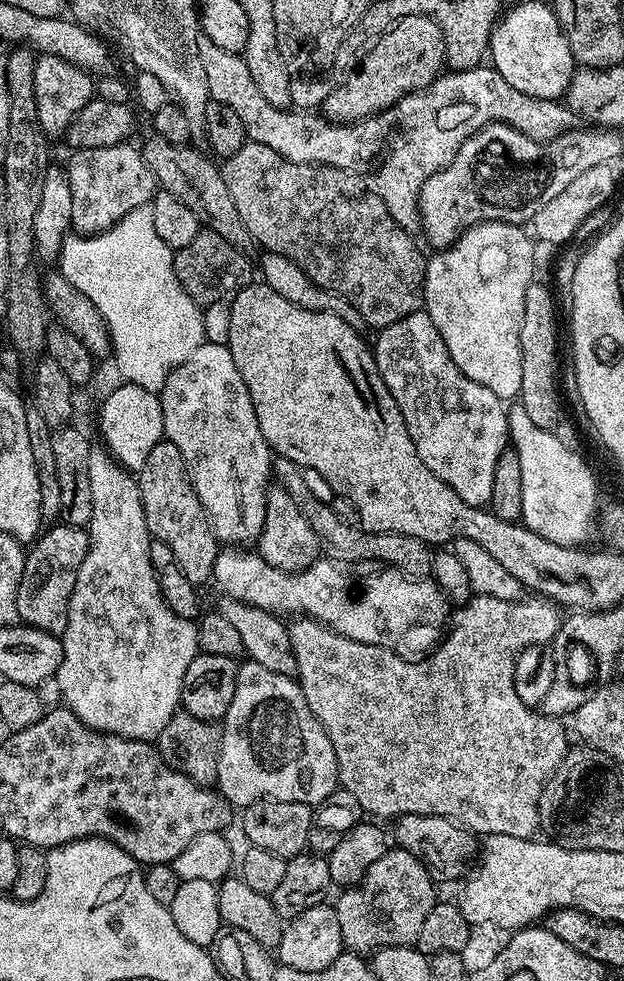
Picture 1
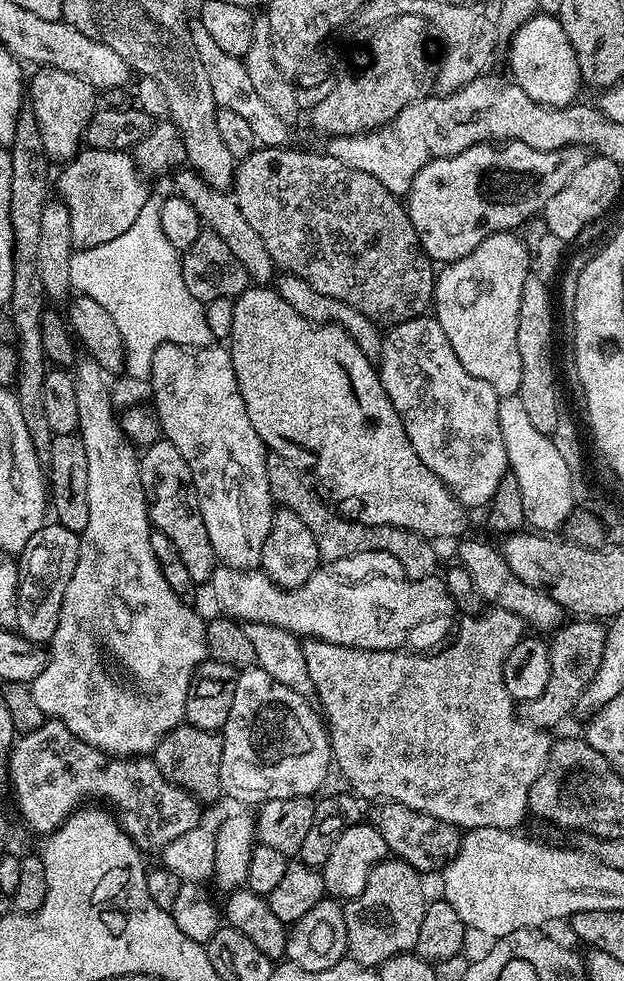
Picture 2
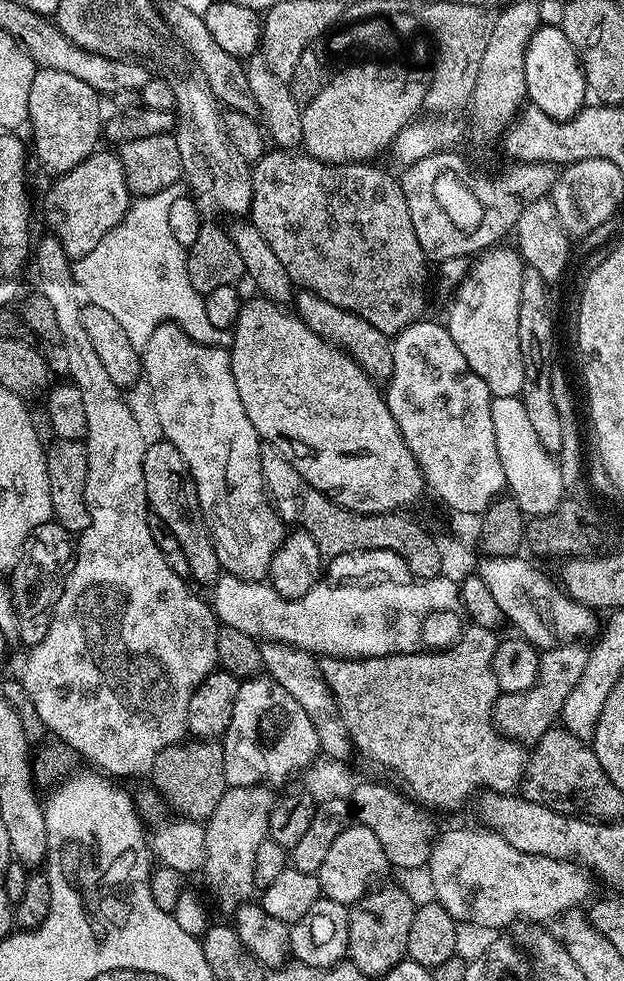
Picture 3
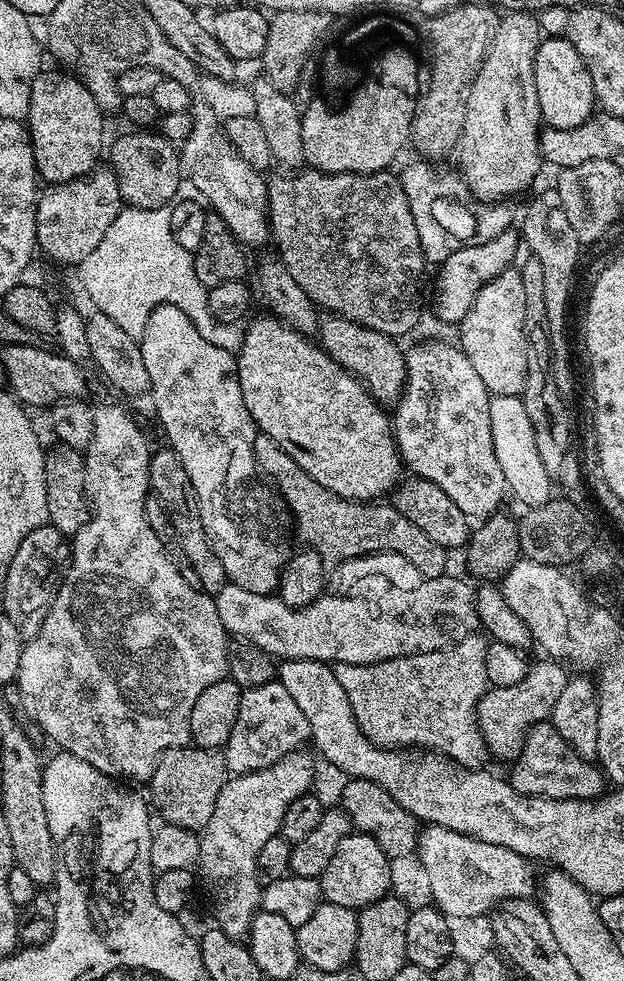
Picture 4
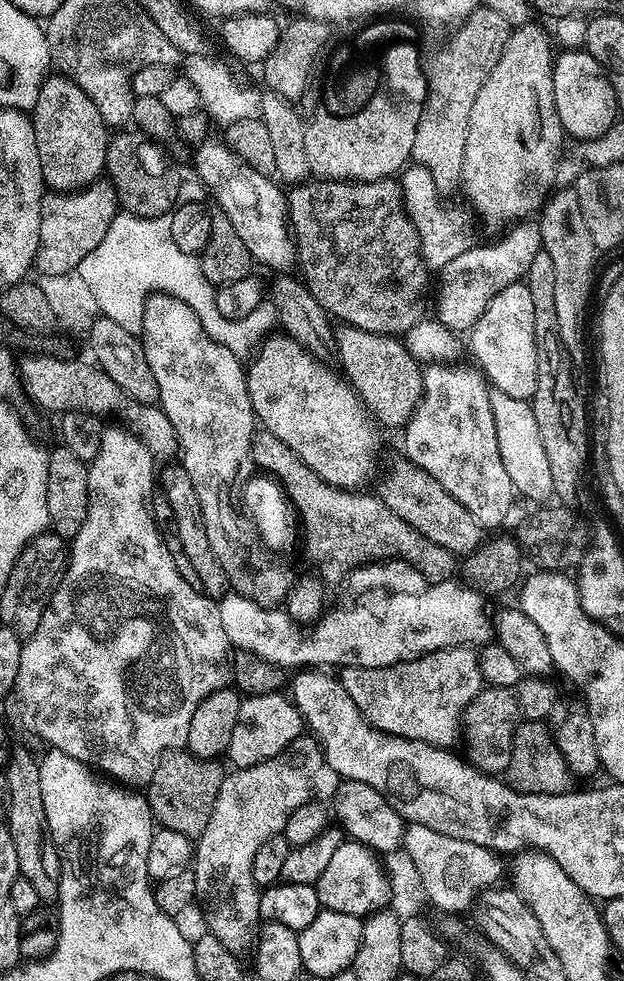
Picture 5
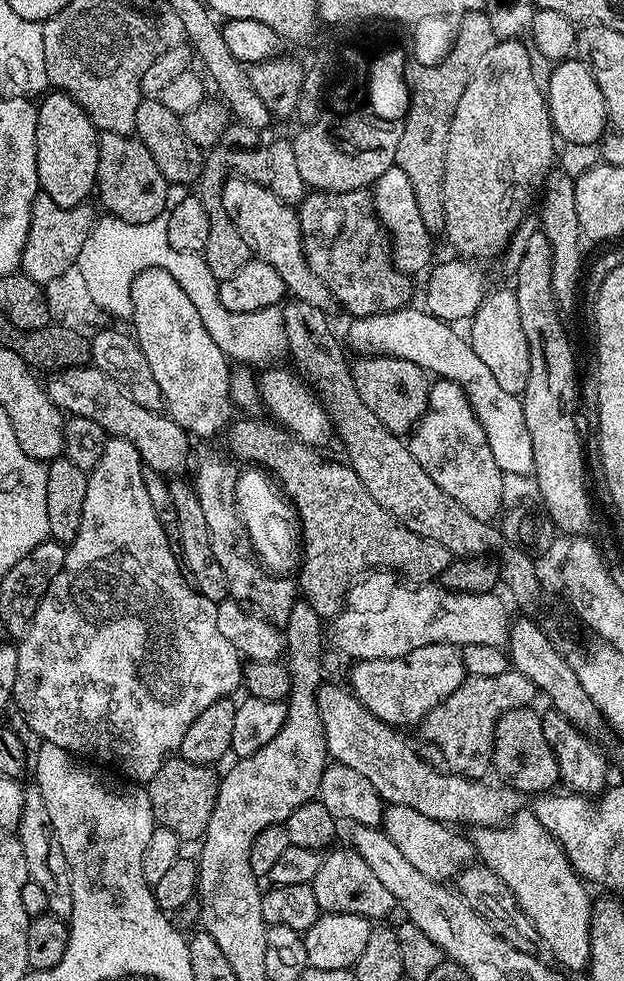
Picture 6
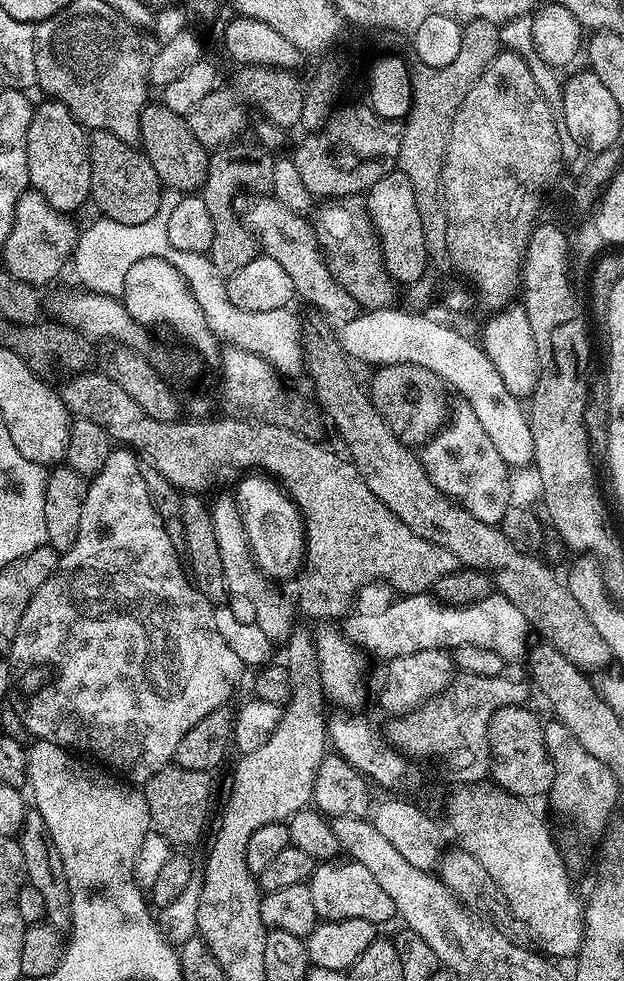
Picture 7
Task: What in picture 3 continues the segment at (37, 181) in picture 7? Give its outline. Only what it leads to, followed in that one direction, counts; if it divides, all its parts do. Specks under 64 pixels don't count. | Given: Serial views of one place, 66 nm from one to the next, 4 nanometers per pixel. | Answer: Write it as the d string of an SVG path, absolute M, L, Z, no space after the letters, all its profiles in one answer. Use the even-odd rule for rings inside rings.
M37 67L36 73L34 74L34 82L30 82L28 87L28 124L30 129L32 128L32 144L30 140L30 148L36 151L36 160L45 168L46 171L52 172L53 177L61 176L64 172L69 172L74 170L74 166L78 166L78 162L82 162L91 156L93 152L97 151L98 145L96 144L102 140L102 117L100 118L100 101L102 101L102 96L99 92L96 92L86 82L82 82L79 78L74 78L71 74L66 74L65 71L54 70L50 68Z

